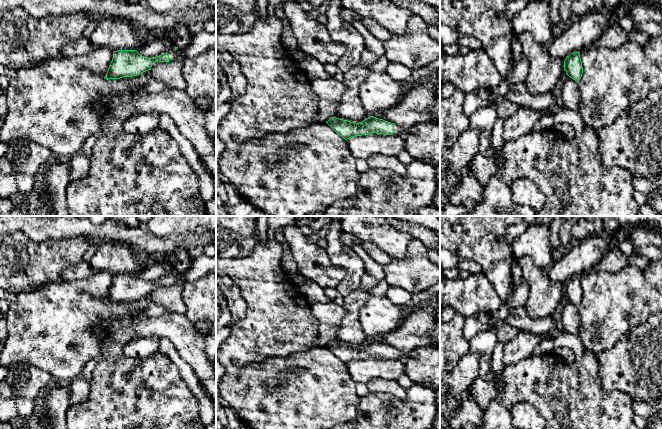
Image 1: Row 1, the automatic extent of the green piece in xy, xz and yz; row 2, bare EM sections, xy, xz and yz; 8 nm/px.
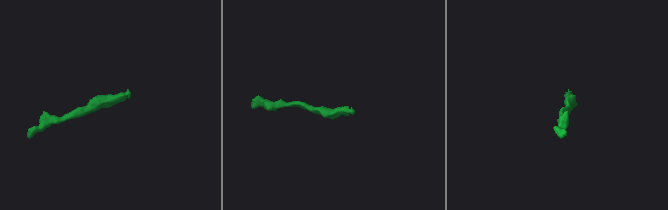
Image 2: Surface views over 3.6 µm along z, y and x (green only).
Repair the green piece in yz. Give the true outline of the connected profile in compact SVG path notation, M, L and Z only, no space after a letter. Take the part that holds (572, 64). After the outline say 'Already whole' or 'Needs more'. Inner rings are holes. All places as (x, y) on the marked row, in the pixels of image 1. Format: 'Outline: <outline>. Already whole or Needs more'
Outline: M630 40L615 49L591 46L573 52L564 60L564 70L578 84L578 112L584 127L595 131L611 125L636 102L662 87L662 70L649 58L644 47Z. Needs more

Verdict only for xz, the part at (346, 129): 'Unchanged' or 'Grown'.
Grown

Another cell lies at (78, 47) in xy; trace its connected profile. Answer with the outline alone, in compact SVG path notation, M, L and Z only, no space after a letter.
M83 35L78 39L67 41L62 47L62 55L63 57L82 56L94 48L89 38Z

